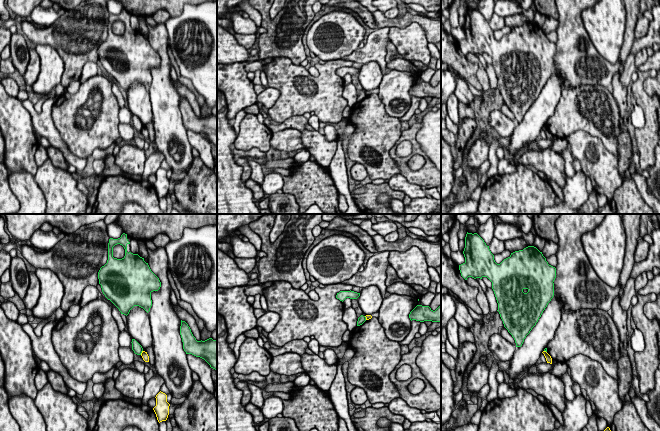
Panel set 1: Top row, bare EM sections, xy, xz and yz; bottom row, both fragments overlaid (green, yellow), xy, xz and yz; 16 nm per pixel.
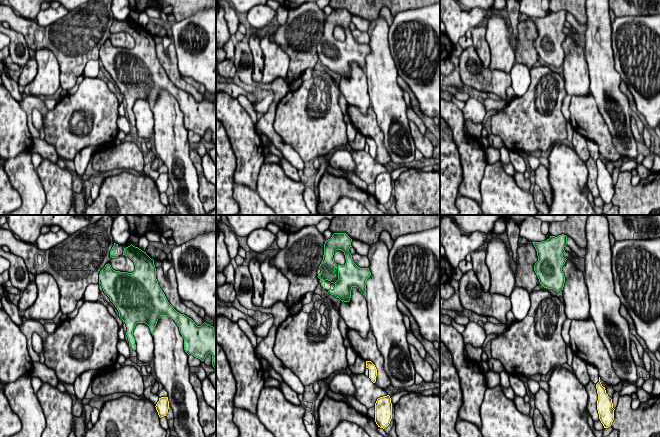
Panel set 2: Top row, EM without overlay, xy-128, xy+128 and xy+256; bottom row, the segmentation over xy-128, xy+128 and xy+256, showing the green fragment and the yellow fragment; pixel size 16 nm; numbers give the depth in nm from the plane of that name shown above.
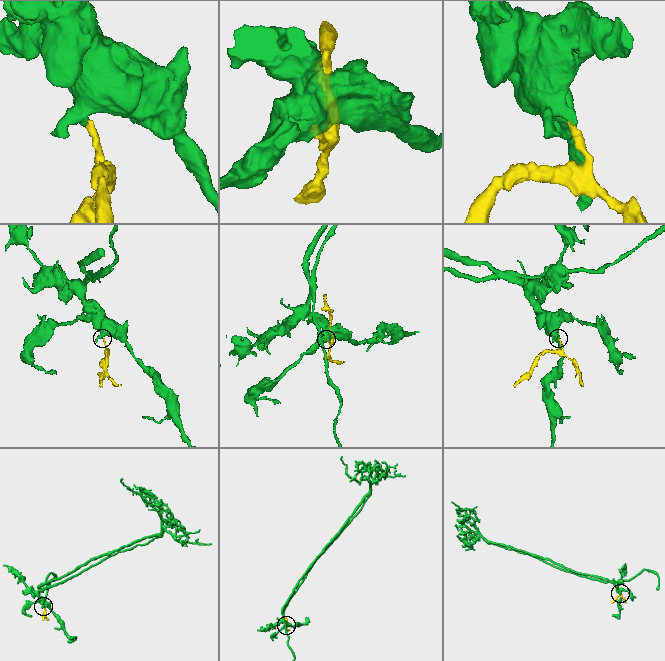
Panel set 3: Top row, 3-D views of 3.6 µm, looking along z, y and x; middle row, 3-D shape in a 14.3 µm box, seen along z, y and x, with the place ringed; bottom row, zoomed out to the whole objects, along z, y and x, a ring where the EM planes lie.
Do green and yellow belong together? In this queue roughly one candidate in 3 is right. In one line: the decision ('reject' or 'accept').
reject

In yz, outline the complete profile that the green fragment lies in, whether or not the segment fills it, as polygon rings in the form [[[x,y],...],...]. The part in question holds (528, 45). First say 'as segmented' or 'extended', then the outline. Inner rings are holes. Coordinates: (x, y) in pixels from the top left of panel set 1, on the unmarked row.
as segmented; [[[467,8],[463,30],[465,38],[459,41],[461,52],[465,56],[468,53],[474,55],[487,53],[492,58],[492,65],[498,79],[497,87],[504,103],[514,114],[516,123],[521,123],[554,72],[553,58],[556,54],[556,44],[549,41],[542,28],[534,22],[515,27],[497,40],[489,22],[477,9]]]

